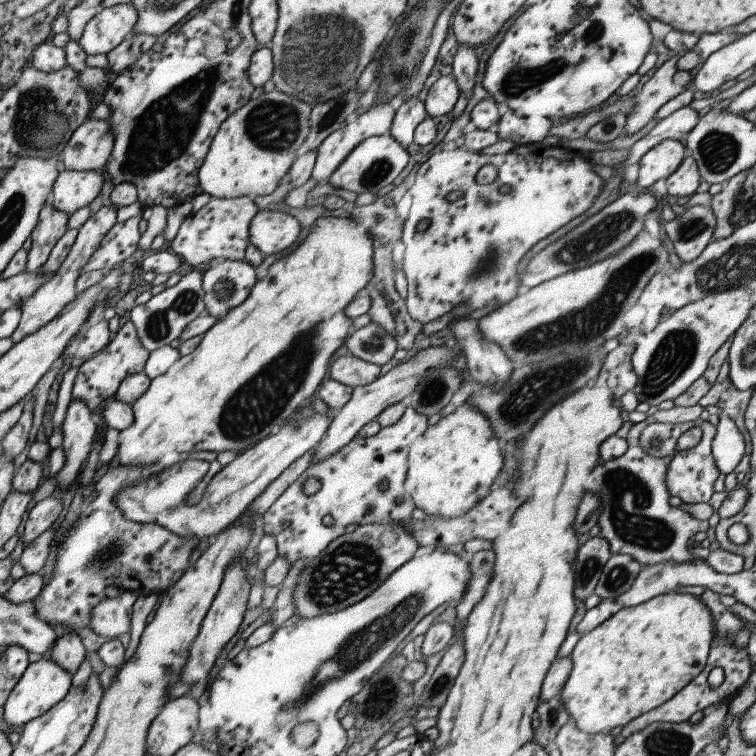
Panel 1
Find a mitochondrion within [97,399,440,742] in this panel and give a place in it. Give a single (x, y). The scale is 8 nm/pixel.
(354, 652)

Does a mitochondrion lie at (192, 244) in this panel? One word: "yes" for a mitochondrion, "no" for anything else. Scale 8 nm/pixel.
no

